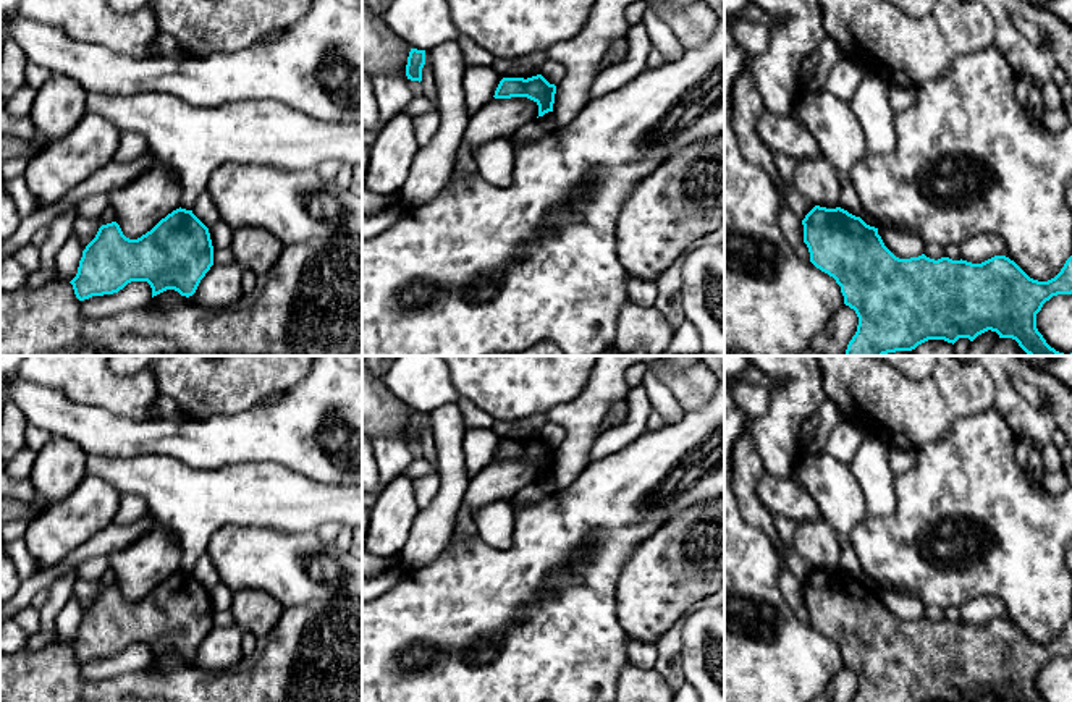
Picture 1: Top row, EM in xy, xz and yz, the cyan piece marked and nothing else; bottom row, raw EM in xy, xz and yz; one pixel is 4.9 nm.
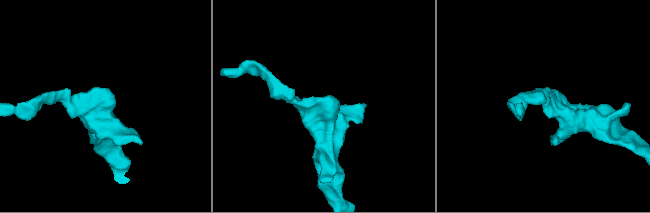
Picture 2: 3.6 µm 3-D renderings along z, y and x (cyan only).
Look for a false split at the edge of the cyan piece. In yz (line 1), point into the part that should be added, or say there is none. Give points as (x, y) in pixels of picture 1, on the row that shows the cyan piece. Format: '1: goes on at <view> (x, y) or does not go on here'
1: does not go on here

